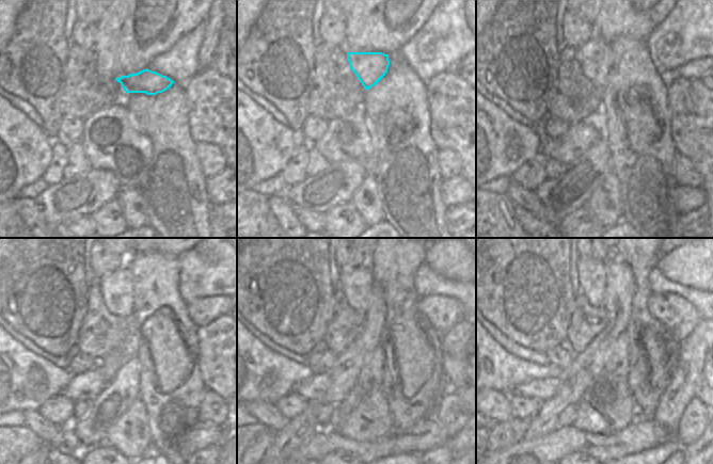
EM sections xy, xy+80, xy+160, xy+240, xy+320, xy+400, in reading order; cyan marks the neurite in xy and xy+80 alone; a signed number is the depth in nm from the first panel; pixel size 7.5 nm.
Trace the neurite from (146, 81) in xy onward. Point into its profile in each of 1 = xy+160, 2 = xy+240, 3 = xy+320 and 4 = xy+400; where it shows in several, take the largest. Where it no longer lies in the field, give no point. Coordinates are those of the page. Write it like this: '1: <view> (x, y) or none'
1: xy+160 (596, 58)
2: xy+240 (116, 288)
3: xy+320 (357, 285)
4: xy+400 (590, 272)

